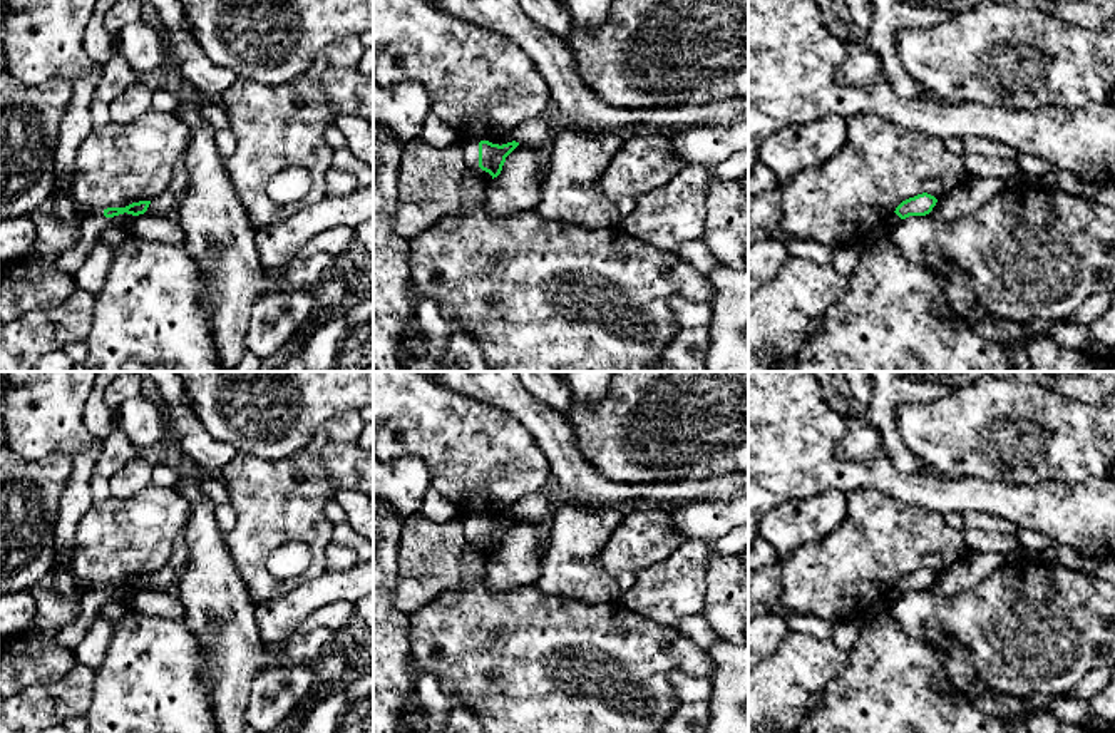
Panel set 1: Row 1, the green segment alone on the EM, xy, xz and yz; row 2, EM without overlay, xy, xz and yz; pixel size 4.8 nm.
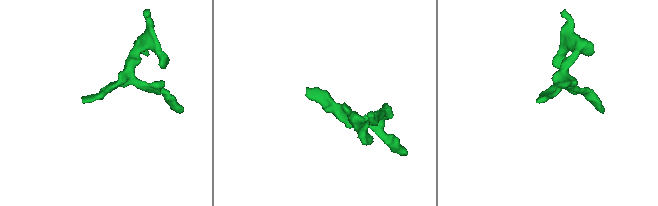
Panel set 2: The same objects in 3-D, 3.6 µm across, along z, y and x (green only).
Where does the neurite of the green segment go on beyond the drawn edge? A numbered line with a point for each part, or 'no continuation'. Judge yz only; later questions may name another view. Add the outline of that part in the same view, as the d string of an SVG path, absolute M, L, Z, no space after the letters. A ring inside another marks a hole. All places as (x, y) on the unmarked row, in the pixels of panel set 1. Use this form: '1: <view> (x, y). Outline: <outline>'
1: yz (891, 596). Outline: M892 587L884 594L884 606L889 609L902 594Z

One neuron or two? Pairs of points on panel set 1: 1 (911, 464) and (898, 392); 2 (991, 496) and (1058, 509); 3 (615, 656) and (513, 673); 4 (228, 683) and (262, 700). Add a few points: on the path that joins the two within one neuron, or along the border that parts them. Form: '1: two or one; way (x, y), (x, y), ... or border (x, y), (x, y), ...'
1: one; way (893, 445), (886, 427), (886, 410)
2: one; way (1008, 501), (1028, 507), (1042, 507)
3: one; way (590, 673), (538, 673)
4: two; border (275, 665), (265, 666), (256, 675), (243, 715)

